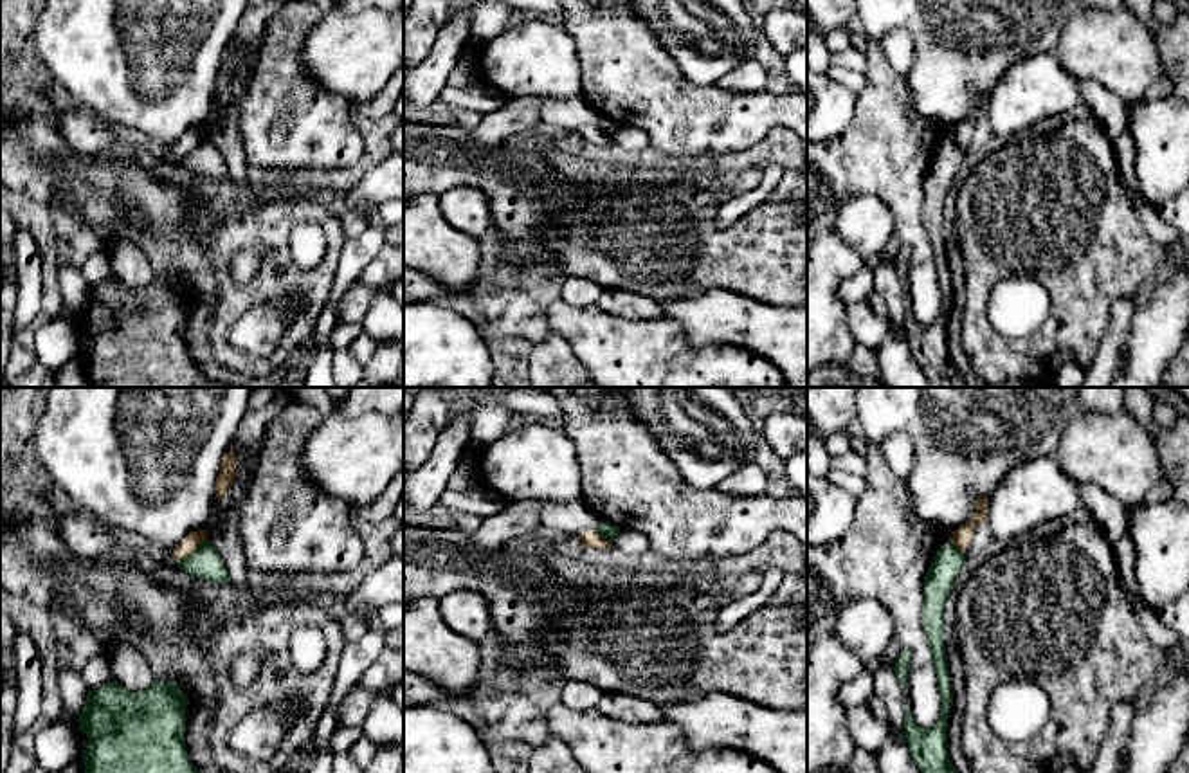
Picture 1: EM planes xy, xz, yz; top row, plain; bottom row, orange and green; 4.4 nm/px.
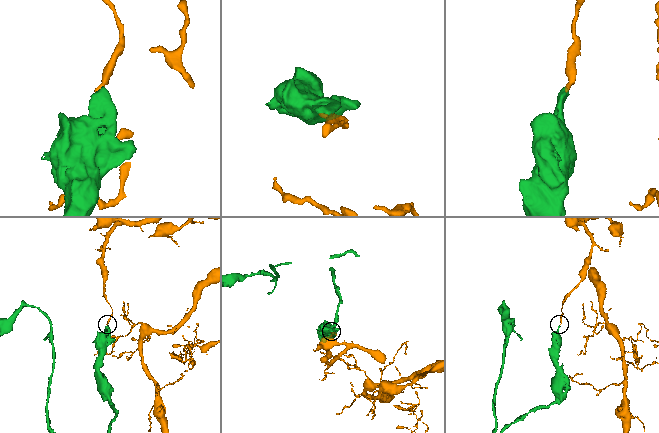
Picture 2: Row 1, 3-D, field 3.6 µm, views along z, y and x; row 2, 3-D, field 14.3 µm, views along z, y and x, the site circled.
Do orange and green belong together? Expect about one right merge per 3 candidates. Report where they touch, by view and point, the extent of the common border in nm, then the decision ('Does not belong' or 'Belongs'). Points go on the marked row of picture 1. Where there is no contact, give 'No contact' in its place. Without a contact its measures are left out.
Touches orange at xy (191, 552). Shared border 170 nm. Does not belong

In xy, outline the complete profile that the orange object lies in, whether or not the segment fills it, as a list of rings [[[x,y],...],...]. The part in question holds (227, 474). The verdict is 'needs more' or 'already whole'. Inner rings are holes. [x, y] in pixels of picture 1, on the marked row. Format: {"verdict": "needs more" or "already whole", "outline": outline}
{"verdict": "already whole", "outline": [[[227,452],[222,461],[222,470],[216,477],[214,492],[218,499],[225,497],[227,488],[234,483],[238,472],[236,472],[236,459],[232,452]]]}

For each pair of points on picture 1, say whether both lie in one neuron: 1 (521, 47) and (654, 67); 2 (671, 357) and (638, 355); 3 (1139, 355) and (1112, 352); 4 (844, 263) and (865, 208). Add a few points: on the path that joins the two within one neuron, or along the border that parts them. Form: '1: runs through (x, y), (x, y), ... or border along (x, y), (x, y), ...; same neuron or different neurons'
1: border along (561, 26), (575, 45), (584, 96); different neurons
2: runs through (663, 357), (645, 357); same neuron
3: border along (1134, 312), (1125, 339), (1125, 363), (1119, 368); different neurons
4: border along (835, 226), (838, 235), (865, 262); different neurons

